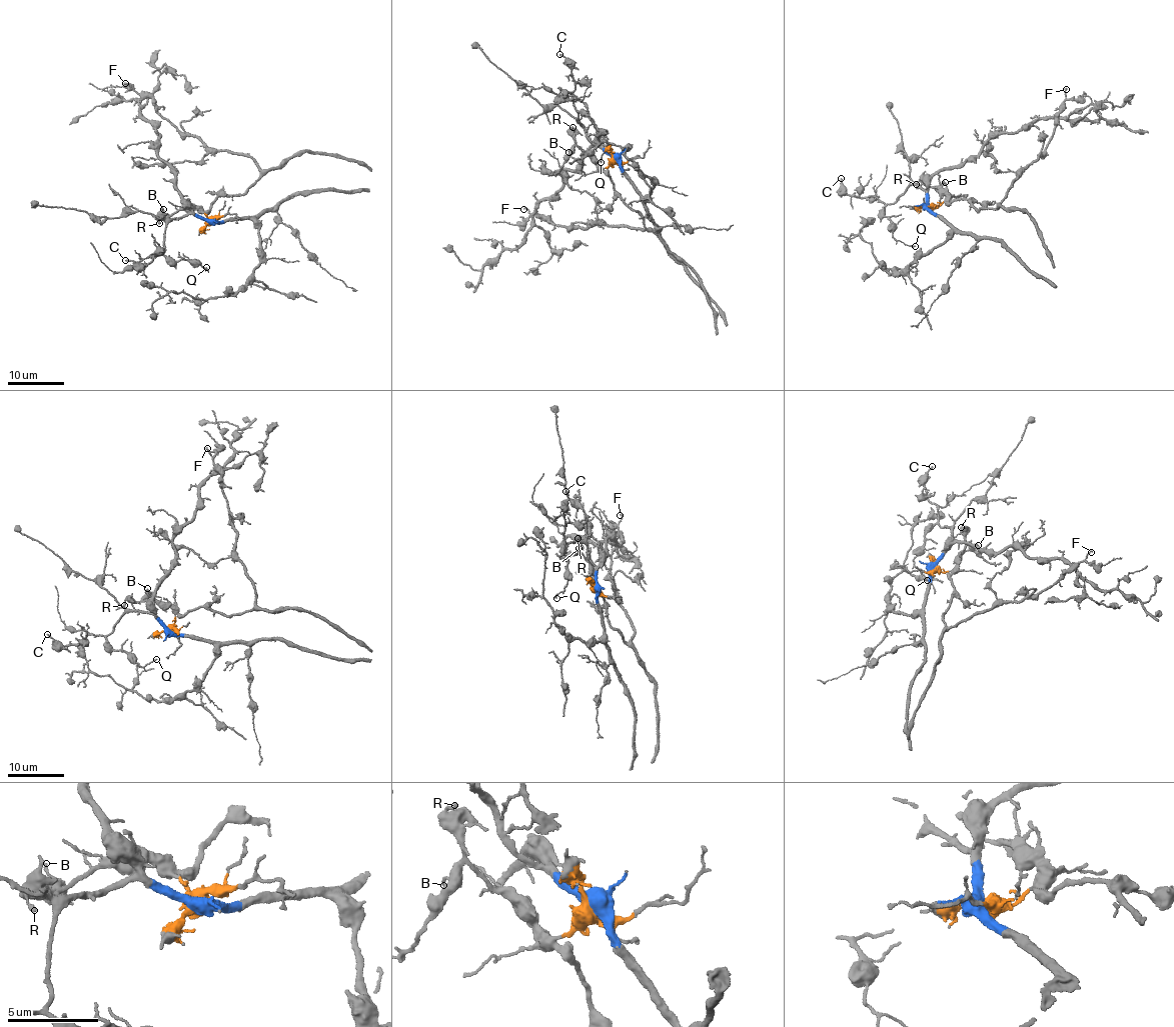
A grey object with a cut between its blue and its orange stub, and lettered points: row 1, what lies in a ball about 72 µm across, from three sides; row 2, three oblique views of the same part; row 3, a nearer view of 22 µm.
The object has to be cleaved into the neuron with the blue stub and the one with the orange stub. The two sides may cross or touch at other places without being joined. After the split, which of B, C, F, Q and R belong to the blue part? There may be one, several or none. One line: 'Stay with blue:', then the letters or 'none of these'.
Stay with blue: C, Q

